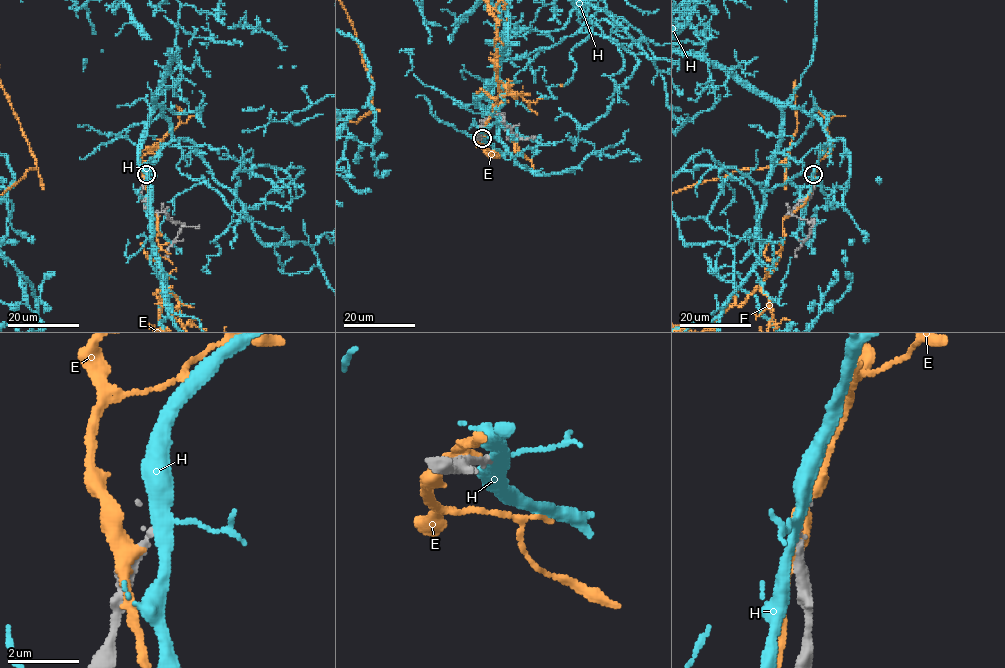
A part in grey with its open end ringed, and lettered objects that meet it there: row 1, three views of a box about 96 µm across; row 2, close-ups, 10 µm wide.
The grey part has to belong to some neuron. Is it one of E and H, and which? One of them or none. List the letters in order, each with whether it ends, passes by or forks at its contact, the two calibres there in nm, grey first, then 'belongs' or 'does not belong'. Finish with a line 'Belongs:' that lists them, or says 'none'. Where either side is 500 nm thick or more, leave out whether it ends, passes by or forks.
E: it passes by | 440/380 nm | does not belong
H: it forks | 200/280 nm | does not belong
Belongs: none

